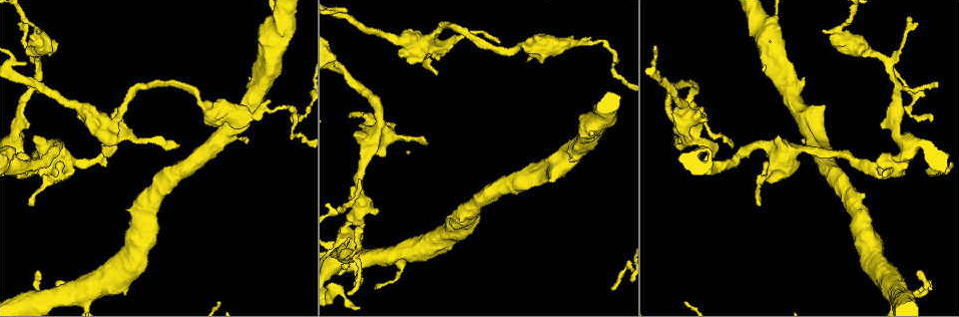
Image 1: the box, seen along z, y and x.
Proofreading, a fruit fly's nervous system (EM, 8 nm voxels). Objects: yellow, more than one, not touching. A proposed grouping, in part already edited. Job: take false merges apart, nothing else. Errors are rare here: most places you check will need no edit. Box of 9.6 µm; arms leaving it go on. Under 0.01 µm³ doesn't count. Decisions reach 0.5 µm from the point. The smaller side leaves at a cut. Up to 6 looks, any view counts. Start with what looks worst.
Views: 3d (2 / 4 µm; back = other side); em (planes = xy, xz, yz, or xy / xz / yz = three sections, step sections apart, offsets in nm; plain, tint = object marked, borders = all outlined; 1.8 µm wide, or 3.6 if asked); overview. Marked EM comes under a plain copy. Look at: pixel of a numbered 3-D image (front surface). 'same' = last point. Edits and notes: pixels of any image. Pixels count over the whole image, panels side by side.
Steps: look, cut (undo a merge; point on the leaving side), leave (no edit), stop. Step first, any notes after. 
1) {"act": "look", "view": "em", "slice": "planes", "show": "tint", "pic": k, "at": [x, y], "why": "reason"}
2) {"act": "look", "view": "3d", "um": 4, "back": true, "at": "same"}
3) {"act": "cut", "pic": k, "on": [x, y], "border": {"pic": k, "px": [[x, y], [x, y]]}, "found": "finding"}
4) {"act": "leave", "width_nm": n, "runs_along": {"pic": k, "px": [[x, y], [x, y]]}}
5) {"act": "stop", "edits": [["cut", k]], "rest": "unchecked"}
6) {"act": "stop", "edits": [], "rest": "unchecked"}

{"act": "look", "view": "em", "slice": "planes", "show": "tint", "pic": 1, "at": [423, 42], "why": "looks like a crossing"}

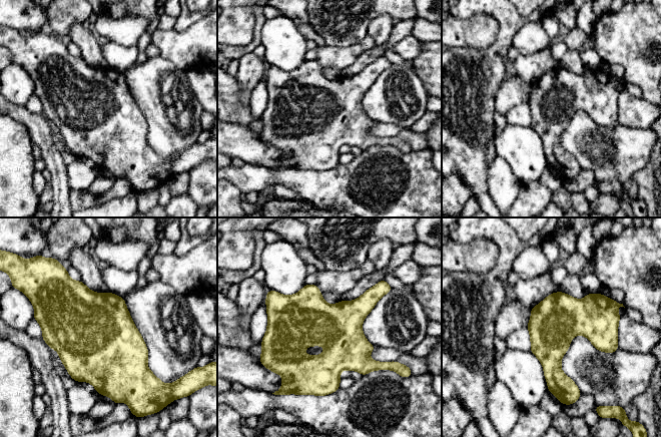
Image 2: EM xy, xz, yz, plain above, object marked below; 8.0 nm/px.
{"act": "leave", "width_nm": 380, "found": "all the same cell"}

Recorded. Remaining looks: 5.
{"act": "look", "view": "3d", "um": 4, "pic": 1, "at": [62, 157], "why": "two arms at a narrow angle"}

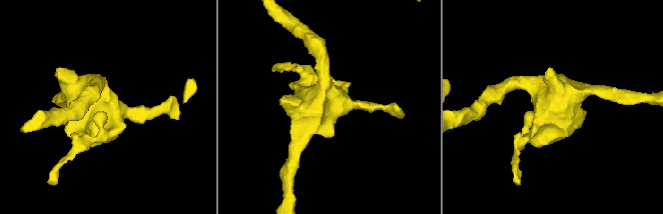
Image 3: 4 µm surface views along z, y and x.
{"act": "look", "view": "em", "um": 3.6, "slice": "planes", "show": "tint", "pic": 3, "at": [104, 102], "why": "shape alone is not enough"}

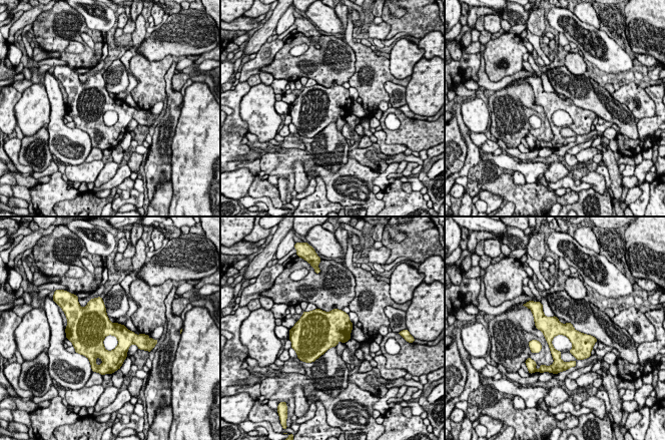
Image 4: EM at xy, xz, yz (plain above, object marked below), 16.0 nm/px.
{"act": "leave", "found": "all the same cell"}

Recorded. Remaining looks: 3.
{"act": "look", "view": "3d", "um": 2, "pic": 1, "at": [575, 43], "why": "thick turns thin"}

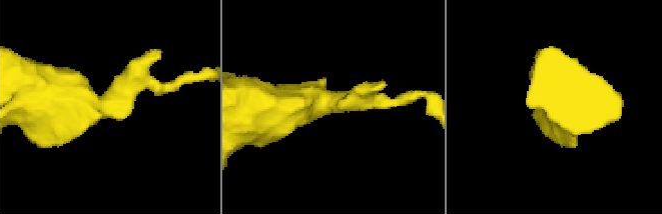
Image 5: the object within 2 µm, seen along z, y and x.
{"act": "look", "view": "em", "slice": "planes", "show": "tint", "pic": 5, "at": [327, 102]}

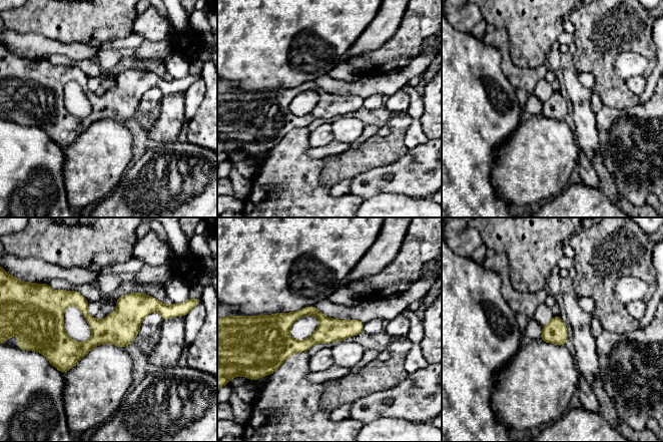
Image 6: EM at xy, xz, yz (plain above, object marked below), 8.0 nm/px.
{"act": "leave", "width_nm": 180, "runs_along": {"pic": 6, "px": [[162, 312], [137, 307], [86, 347], [45, 325]]}, "found": "continuous, no second cell"}

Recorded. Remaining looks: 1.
{"act": "stop", "edits": [], "rest": "unchecked"}

